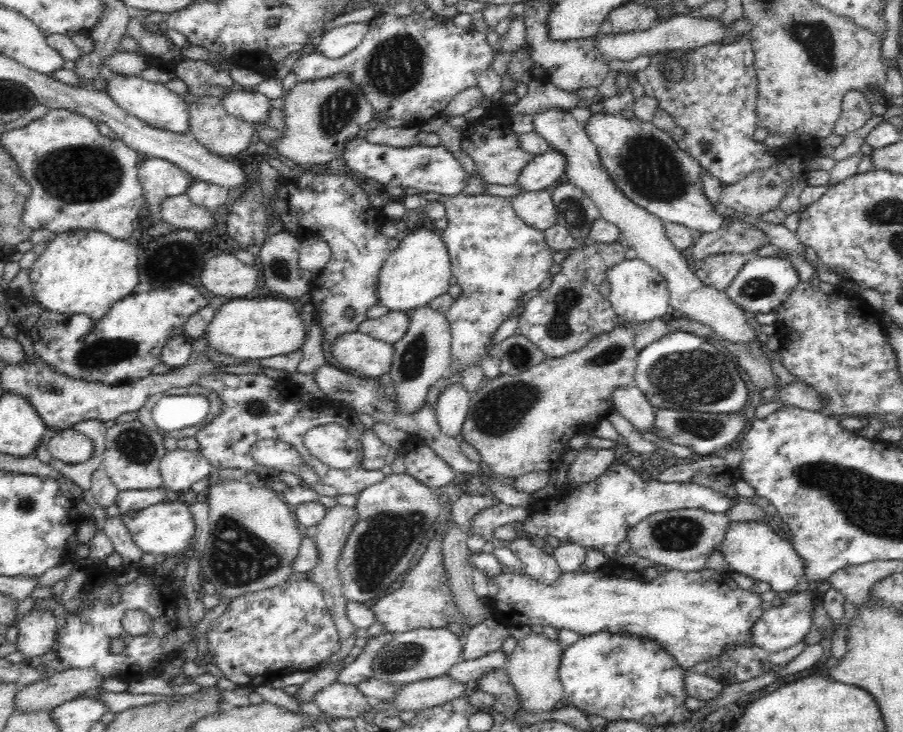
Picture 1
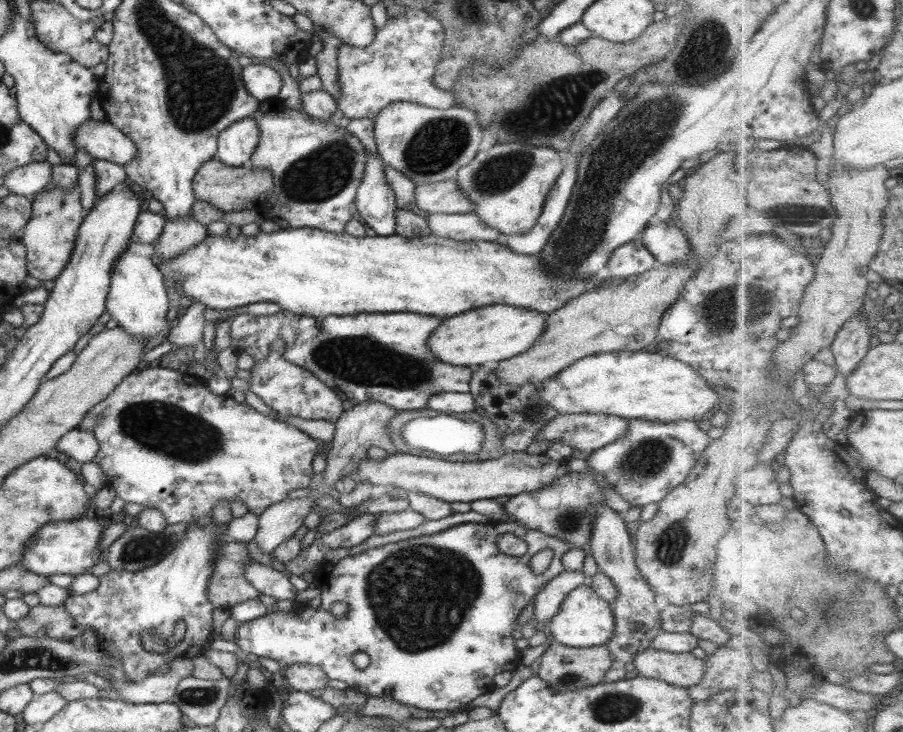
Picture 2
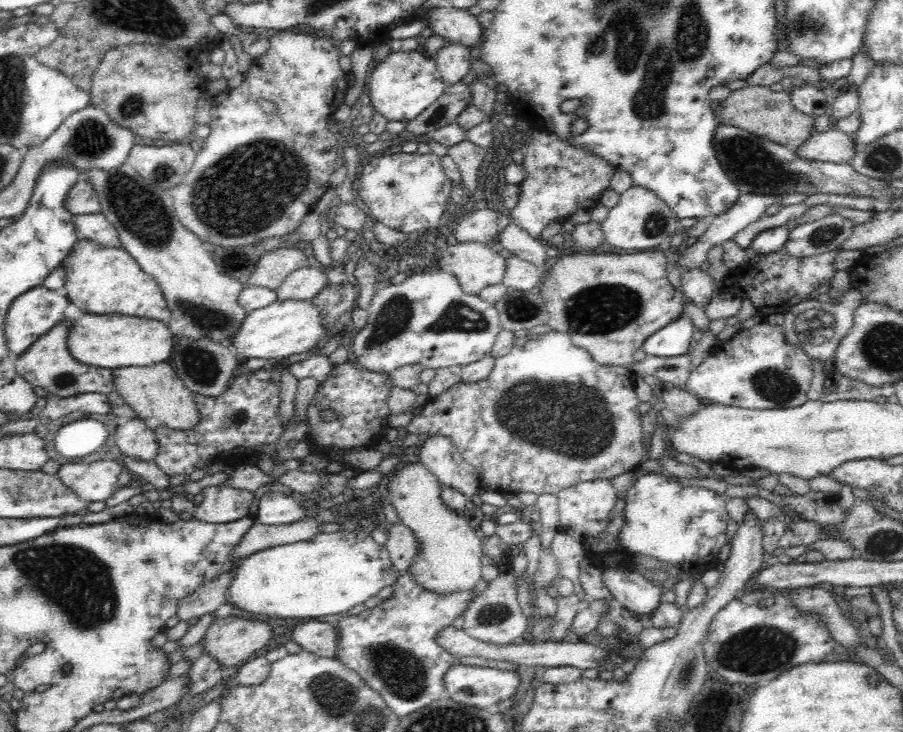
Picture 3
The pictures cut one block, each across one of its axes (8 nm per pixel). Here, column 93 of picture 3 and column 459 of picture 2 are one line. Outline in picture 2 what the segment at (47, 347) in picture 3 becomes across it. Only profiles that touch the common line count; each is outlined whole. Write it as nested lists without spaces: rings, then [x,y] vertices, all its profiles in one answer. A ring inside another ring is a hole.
[[[282,310],[272,316],[252,316],[242,314],[232,318],[230,334],[236,350],[240,355],[247,351],[255,361],[268,356],[276,340],[281,339],[285,348],[283,357],[295,365],[309,370],[314,376],[335,390],[343,400],[350,400],[354,405],[360,402],[376,401],[390,404],[396,410],[420,410],[428,404],[430,396],[438,392],[465,393],[474,372],[473,367],[451,365],[434,358],[426,342],[430,334],[440,326],[441,319],[434,316],[406,313],[373,313],[356,315],[330,315],[322,319],[309,315],[296,315]]]

